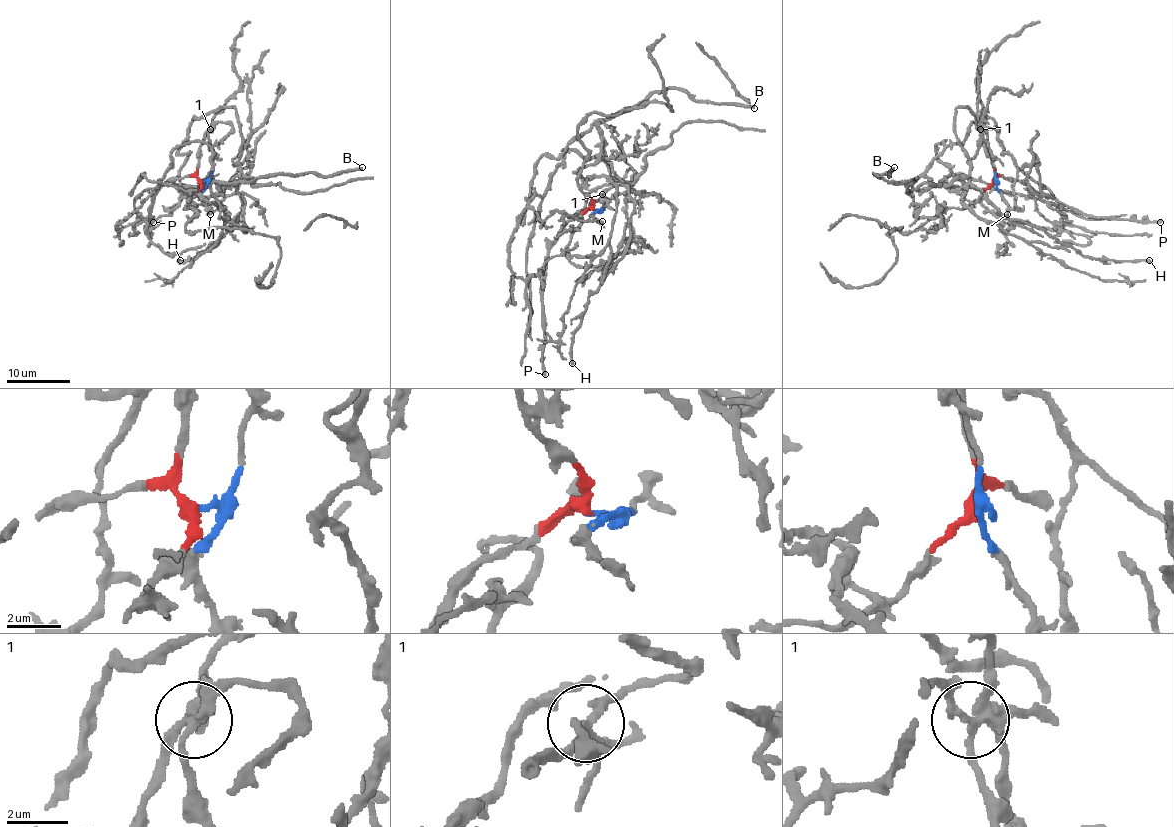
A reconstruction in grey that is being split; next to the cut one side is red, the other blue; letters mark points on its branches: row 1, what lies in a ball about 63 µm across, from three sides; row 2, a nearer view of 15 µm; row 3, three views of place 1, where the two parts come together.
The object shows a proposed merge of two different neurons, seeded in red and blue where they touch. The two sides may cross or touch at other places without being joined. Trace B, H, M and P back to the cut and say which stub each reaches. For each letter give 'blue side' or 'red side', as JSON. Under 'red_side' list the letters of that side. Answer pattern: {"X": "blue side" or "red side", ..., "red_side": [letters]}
{"B": "blue side", "H": "blue side", "M": "blue side", "P": "red side", "red_side": ["P"]}

